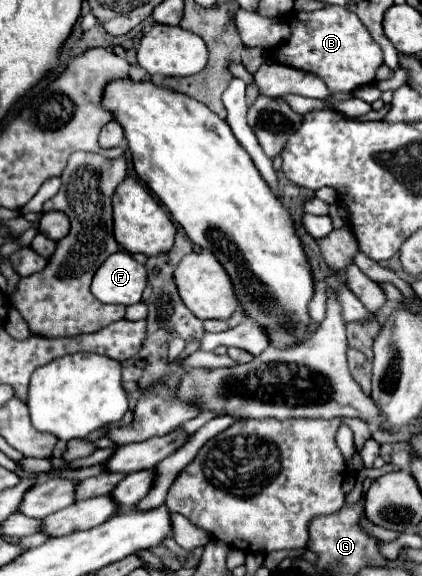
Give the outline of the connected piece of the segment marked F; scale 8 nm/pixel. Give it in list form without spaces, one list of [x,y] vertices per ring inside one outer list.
[[[116,252],[106,258],[92,280],[92,294],[104,304],[136,304],[120,300],[142,300],[146,286],[146,268],[132,254]]]

